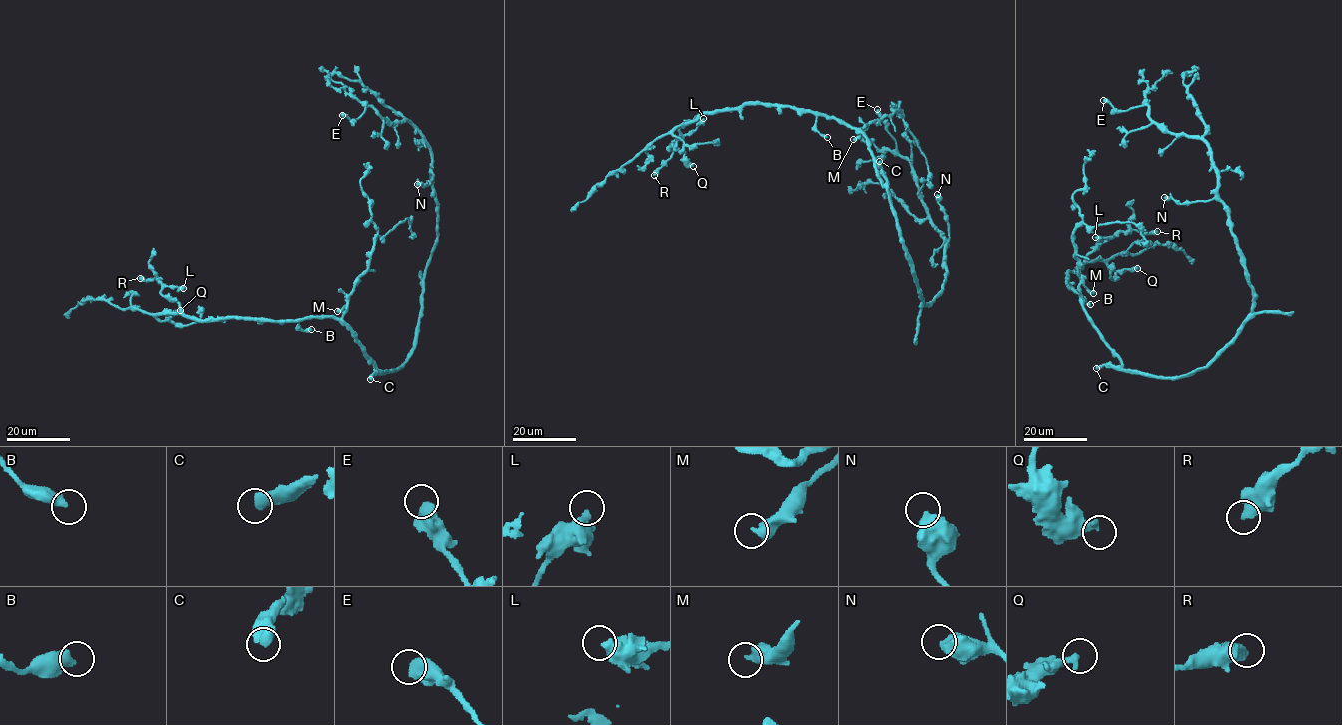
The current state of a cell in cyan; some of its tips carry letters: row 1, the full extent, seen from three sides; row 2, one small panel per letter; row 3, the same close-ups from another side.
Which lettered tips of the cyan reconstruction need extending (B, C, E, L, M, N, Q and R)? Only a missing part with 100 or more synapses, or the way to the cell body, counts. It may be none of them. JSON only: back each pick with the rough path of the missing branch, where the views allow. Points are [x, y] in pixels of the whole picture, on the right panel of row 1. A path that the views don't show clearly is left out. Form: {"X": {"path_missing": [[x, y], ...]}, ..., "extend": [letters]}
{"extend": []}

